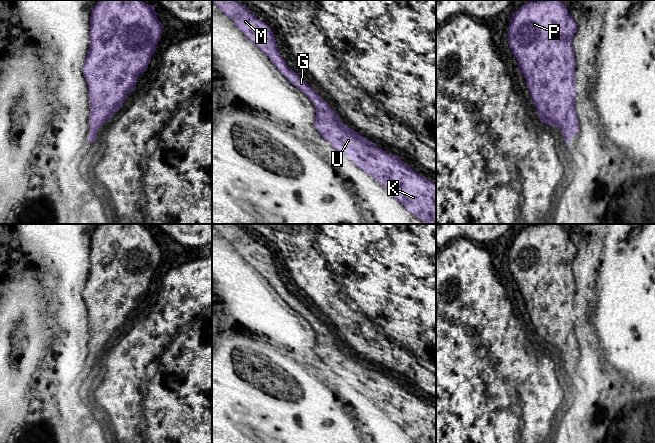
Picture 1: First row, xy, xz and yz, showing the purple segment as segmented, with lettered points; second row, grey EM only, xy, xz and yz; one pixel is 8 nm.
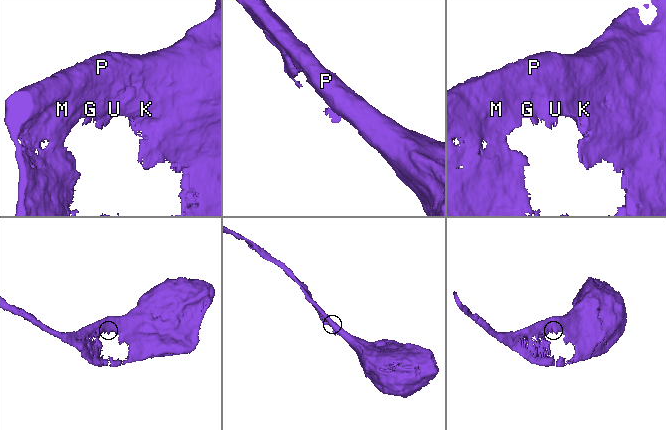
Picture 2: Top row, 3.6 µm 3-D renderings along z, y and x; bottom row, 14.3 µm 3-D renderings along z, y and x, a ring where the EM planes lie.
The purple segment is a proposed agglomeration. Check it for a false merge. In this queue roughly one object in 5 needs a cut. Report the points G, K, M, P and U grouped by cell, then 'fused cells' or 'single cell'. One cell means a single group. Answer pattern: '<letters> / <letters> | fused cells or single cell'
G K M P U | single cell

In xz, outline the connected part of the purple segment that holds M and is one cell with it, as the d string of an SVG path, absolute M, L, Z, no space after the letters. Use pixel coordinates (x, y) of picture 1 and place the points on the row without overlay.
M236 224L212 225L271 284L277 294L309 322L316 333L315 352L323 363L380 406L418 443L436 443L436 408L413 395L398 380L383 375L341 346L328 326L288 291L279 277L272 253L264 245Z

